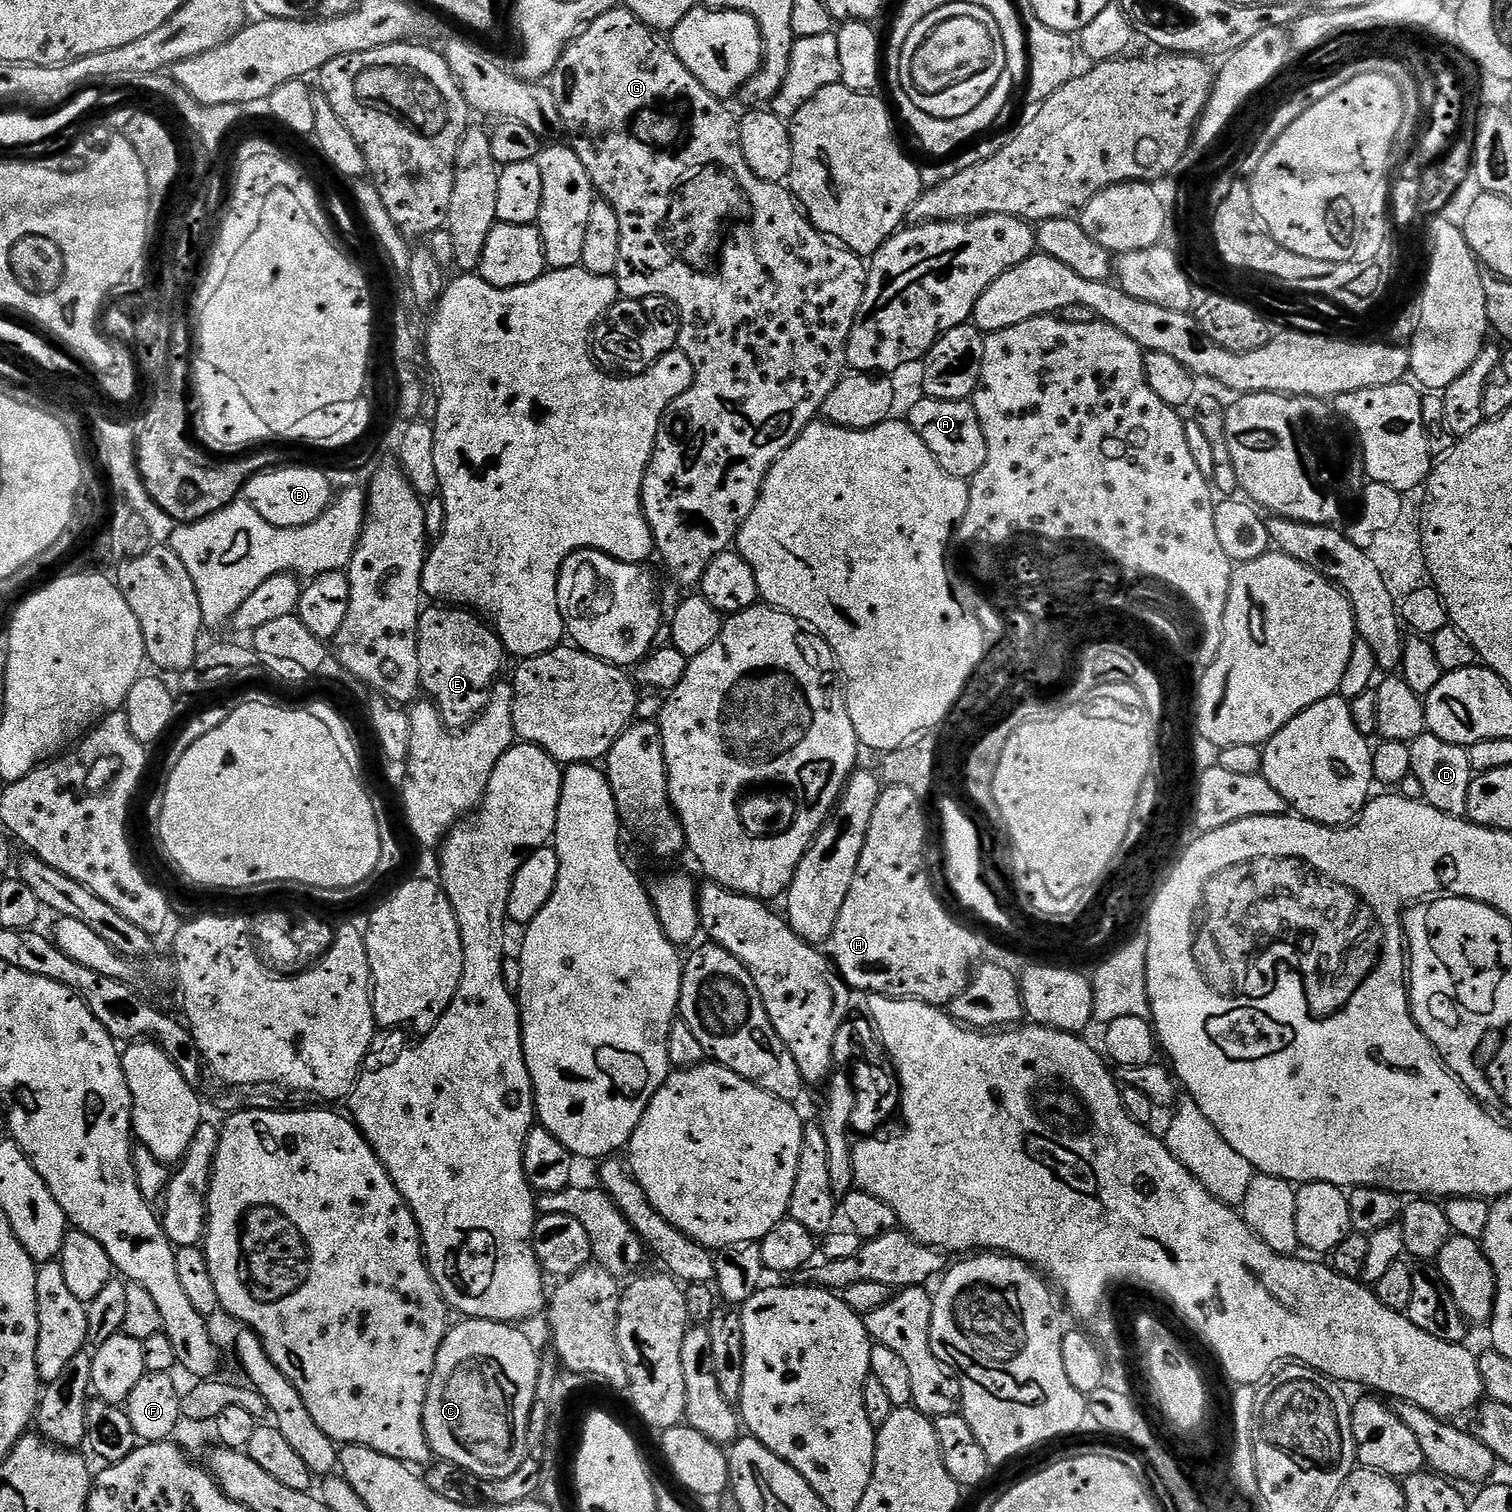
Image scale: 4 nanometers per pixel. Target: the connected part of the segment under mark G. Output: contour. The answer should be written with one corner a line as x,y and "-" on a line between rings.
623,6
602,14
578,39
564,48
562,58
550,77
554,98
558,98
560,123
568,131
570,147
582,158
586,174
590,174
592,187
618,214
618,227
622,229
622,246
618,250
616,285
625,300
641,300
647,296
661,296
674,306
680,315
679,351
690,358
694,366
694,382
686,394
679,396
662,414
662,422
656,435
656,449
644,473
644,485
640,491
640,502
644,506
644,517
652,528
655,551
660,552
668,572
680,584
699,585
706,574
706,566
718,554
733,547
737,532
750,518
750,510
760,501
764,479
768,477
769,466
780,457
806,430
806,426
821,415
830,390
846,374
848,362
848,339
856,321
862,298
870,275
865,257
851,252
839,242
833,242
819,232
800,203
792,194
791,187
783,183
766,182
746,166
746,154
742,154
740,125
737,113
727,108
719,96
710,94
686,66
674,54
671,43
656,29
646,26
634,13

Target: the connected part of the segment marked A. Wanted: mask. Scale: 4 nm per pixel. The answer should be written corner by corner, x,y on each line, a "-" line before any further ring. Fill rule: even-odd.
925,398
912,410
907,424
926,442
926,450
934,454
938,466
959,480
971,481
982,466
986,466
986,434
982,434
982,422
978,422
976,407
967,400
934,400

